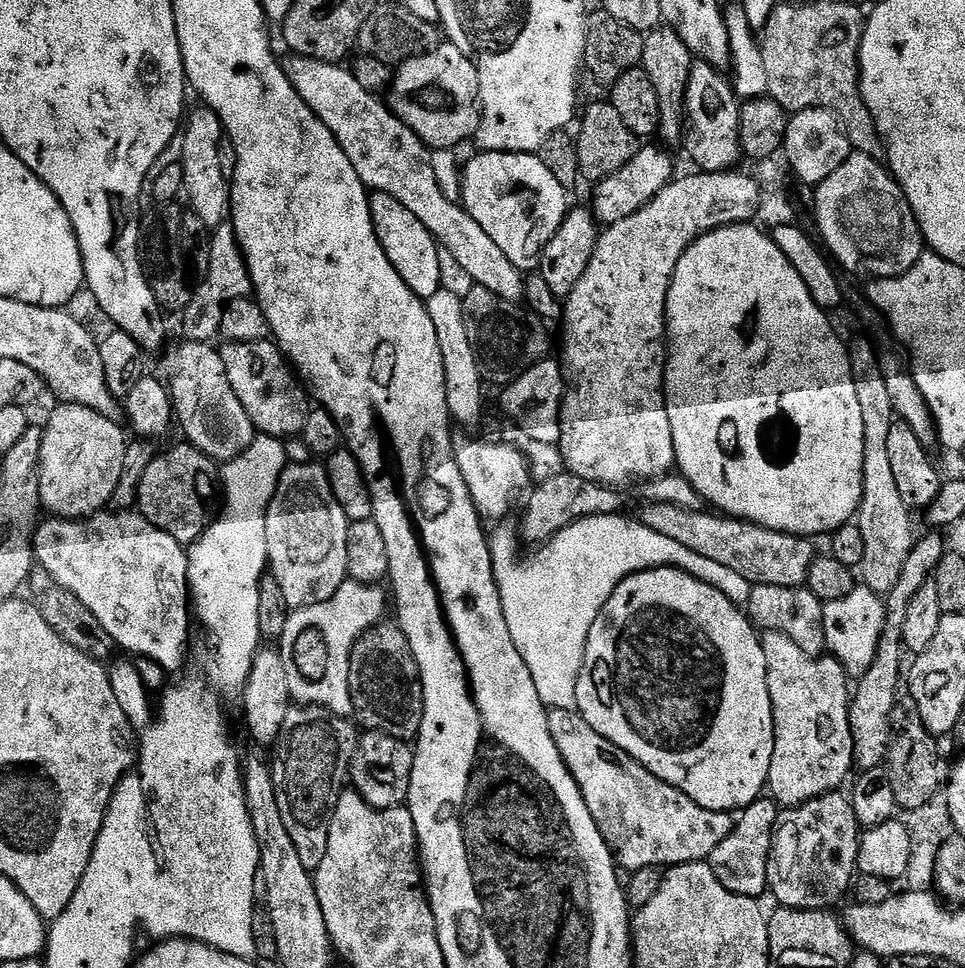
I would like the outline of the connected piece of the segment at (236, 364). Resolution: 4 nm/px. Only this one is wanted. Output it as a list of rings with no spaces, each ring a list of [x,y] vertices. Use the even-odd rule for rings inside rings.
[[[252,338],[249,344],[228,342],[225,348],[219,349],[226,366],[226,378],[230,378],[230,386],[234,394],[238,394],[238,402],[242,402],[246,414],[250,414],[257,433],[277,438],[289,438],[295,432],[296,435],[303,433],[308,416],[314,411],[309,393],[301,377],[280,351],[279,344],[271,339],[260,339],[264,338]]]

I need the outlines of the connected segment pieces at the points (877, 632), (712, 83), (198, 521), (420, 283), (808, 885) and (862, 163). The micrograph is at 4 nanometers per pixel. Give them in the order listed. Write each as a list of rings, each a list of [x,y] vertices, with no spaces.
[[[863,584],[857,585],[846,598],[825,603],[825,645],[829,653],[843,666],[849,677],[859,678],[864,676],[866,670],[873,664],[886,616],[885,601]]]
[[[696,62],[692,65],[692,76],[688,79],[688,93],[684,99],[686,105],[686,141],[688,152],[692,155],[695,166],[701,172],[727,172],[735,169],[742,160],[740,149],[740,109],[741,101],[733,91],[733,85],[726,79],[725,73],[712,67],[711,64]]]
[[[187,442],[181,444],[181,448],[173,452],[158,455],[146,470],[141,480],[138,511],[155,528],[170,534],[179,544],[191,546],[210,520],[210,512],[200,512],[200,504],[196,504],[196,488],[192,488],[192,484],[196,484],[196,468],[200,468],[196,460],[205,455]]]
[[[376,194],[371,197],[372,221],[376,227],[376,237],[384,248],[386,258],[398,270],[402,282],[421,300],[428,302],[441,291],[438,252],[441,245],[432,232],[404,204],[399,204],[393,196]]]
[[[841,791],[828,792],[826,795],[817,796],[812,800],[807,800],[804,804],[796,808],[783,809],[776,819],[775,834],[772,836],[772,848],[771,854],[768,858],[767,864],[767,876],[769,893],[774,894],[776,901],[781,907],[792,908],[796,911],[815,911],[824,910],[831,907],[834,903],[848,888],[853,874],[856,874],[857,867],[857,852],[860,849],[860,827],[857,822],[856,815],[854,814],[853,806],[851,801],[844,795],[841,795]]]
[[[856,150],[830,178],[815,185],[816,228],[824,239],[823,247],[837,265],[840,263],[856,276],[890,280],[910,271],[920,261],[922,252],[908,245],[908,235],[914,232],[908,201],[891,171],[881,161],[880,164]]]

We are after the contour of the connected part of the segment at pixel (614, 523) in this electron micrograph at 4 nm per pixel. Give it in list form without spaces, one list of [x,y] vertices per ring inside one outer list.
[[[624,514],[587,516],[577,520],[525,560],[520,560],[522,541],[515,527],[493,531],[490,547],[492,573],[510,638],[534,678],[538,698],[542,698],[545,708],[561,712],[576,708],[578,678],[594,618],[598,618],[610,594],[614,594],[625,578],[649,567],[648,552],[657,565],[683,566],[705,582],[729,579],[730,576],[728,569],[718,562],[659,536],[655,527],[648,525],[647,528],[627,520]]]

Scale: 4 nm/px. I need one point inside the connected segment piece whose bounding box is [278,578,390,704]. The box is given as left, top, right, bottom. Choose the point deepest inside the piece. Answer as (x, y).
(322, 637)

